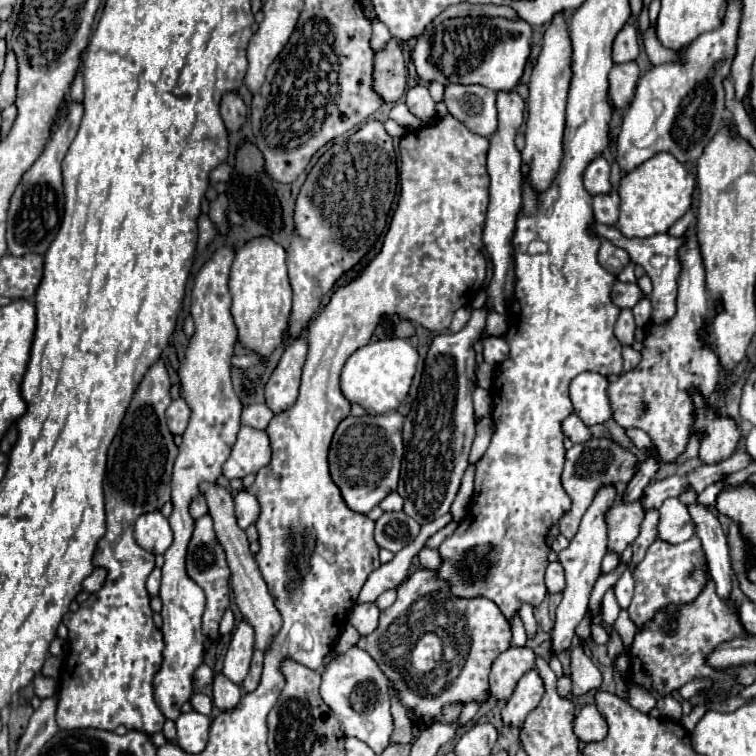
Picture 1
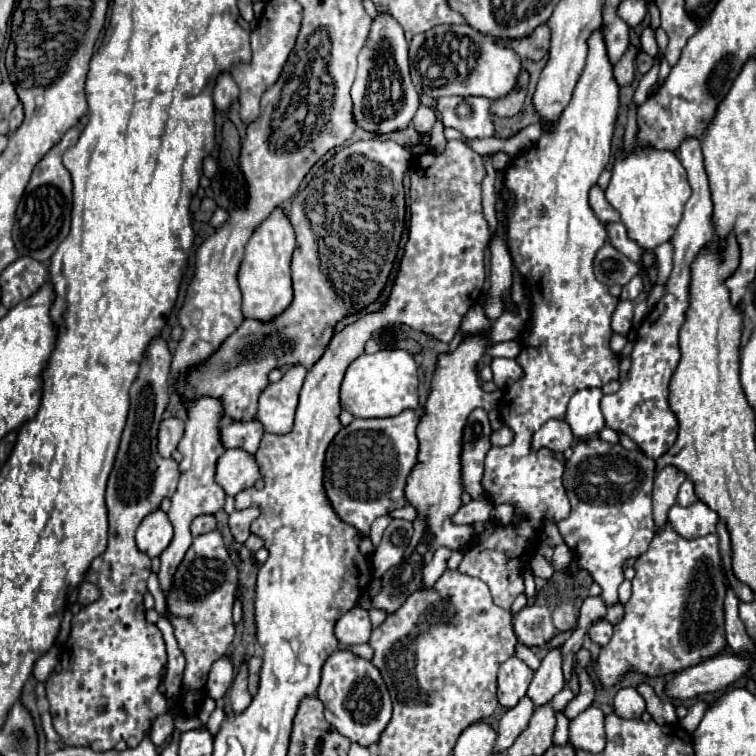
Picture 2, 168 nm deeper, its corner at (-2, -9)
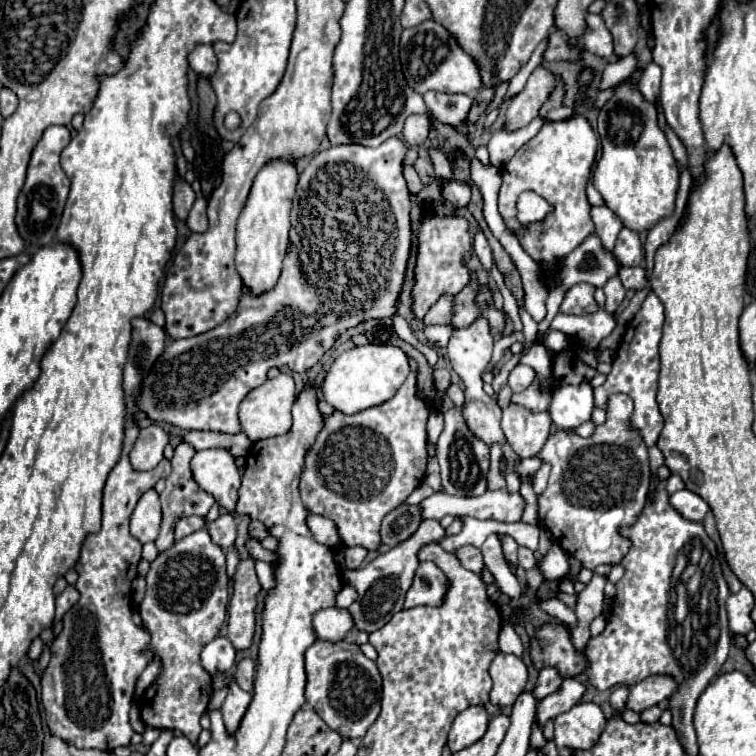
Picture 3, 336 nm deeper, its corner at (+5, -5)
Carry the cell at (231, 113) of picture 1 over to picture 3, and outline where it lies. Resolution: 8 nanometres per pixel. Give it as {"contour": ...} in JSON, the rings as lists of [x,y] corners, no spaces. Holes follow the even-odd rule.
{"contour":[[[198,45],[198,47],[190,53],[188,61],[190,61],[190,69],[192,69],[196,75],[200,75],[200,77],[204,77],[204,79],[208,79],[208,81],[214,77],[216,67],[218,67],[218,61],[216,61],[216,55],[214,55],[212,45]]]}

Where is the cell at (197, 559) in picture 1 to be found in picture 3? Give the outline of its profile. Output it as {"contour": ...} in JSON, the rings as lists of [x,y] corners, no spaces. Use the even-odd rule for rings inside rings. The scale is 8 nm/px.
{"contour":[[[200,529],[180,541],[176,541],[168,551],[160,553],[146,575],[146,597],[140,603],[142,621],[148,627],[148,633],[152,637],[152,649],[154,657],[160,657],[164,663],[162,675],[146,689],[146,699],[142,705],[142,719],[146,725],[156,729],[180,729],[192,743],[198,741],[198,735],[202,731],[200,727],[200,715],[204,713],[210,695],[212,695],[212,679],[200,665],[200,653],[202,649],[218,637],[222,623],[226,621],[228,611],[228,577],[226,577],[226,553],[220,545],[216,545],[210,539],[210,533],[206,529]]]}

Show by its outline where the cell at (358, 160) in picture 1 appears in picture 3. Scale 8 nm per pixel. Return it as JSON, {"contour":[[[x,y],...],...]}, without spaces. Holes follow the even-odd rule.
{"contour":[[[390,137],[386,139],[382,145],[378,147],[364,147],[364,145],[332,145],[324,151],[320,151],[310,163],[308,167],[300,173],[298,185],[296,185],[296,195],[292,201],[292,211],[290,211],[290,219],[292,219],[292,229],[290,229],[290,249],[284,257],[284,267],[282,267],[282,275],[276,283],[276,287],[260,297],[252,297],[246,289],[242,289],[242,297],[236,309],[236,317],[232,315],[230,319],[226,319],[222,325],[196,335],[196,337],[188,337],[188,339],[178,339],[178,341],[170,341],[166,345],[166,351],[160,355],[160,359],[154,363],[148,379],[144,379],[144,387],[140,391],[140,403],[138,409],[146,411],[148,417],[152,417],[158,423],[168,423],[180,429],[202,429],[202,431],[224,431],[224,433],[236,433],[240,431],[240,419],[238,419],[238,407],[242,403],[242,399],[258,385],[262,385],[266,381],[266,373],[272,367],[288,367],[290,371],[298,371],[304,373],[308,371],[338,339],[338,335],[348,329],[354,327],[362,321],[368,319],[386,319],[392,317],[396,313],[396,299],[402,287],[402,279],[404,279],[404,271],[406,271],[406,261],[410,255],[410,193],[406,187],[406,181],[402,177],[402,159],[406,153],[406,145],[398,139],[398,137]]]}

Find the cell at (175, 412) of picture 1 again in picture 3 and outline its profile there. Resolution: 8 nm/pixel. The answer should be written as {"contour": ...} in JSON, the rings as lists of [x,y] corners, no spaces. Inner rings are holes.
{"contour":[[[154,423],[148,425],[140,431],[134,449],[132,449],[132,467],[136,467],[136,471],[150,471],[154,469],[162,459],[164,459],[164,447],[168,445],[170,437],[168,433],[162,429],[162,425]]]}

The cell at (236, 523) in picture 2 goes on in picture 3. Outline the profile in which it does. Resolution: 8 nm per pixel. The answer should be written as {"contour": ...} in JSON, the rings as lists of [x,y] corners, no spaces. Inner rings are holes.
{"contour":[[[220,513],[220,517],[216,521],[210,523],[208,533],[212,537],[212,541],[220,547],[232,547],[236,541],[236,519],[230,513]]]}

